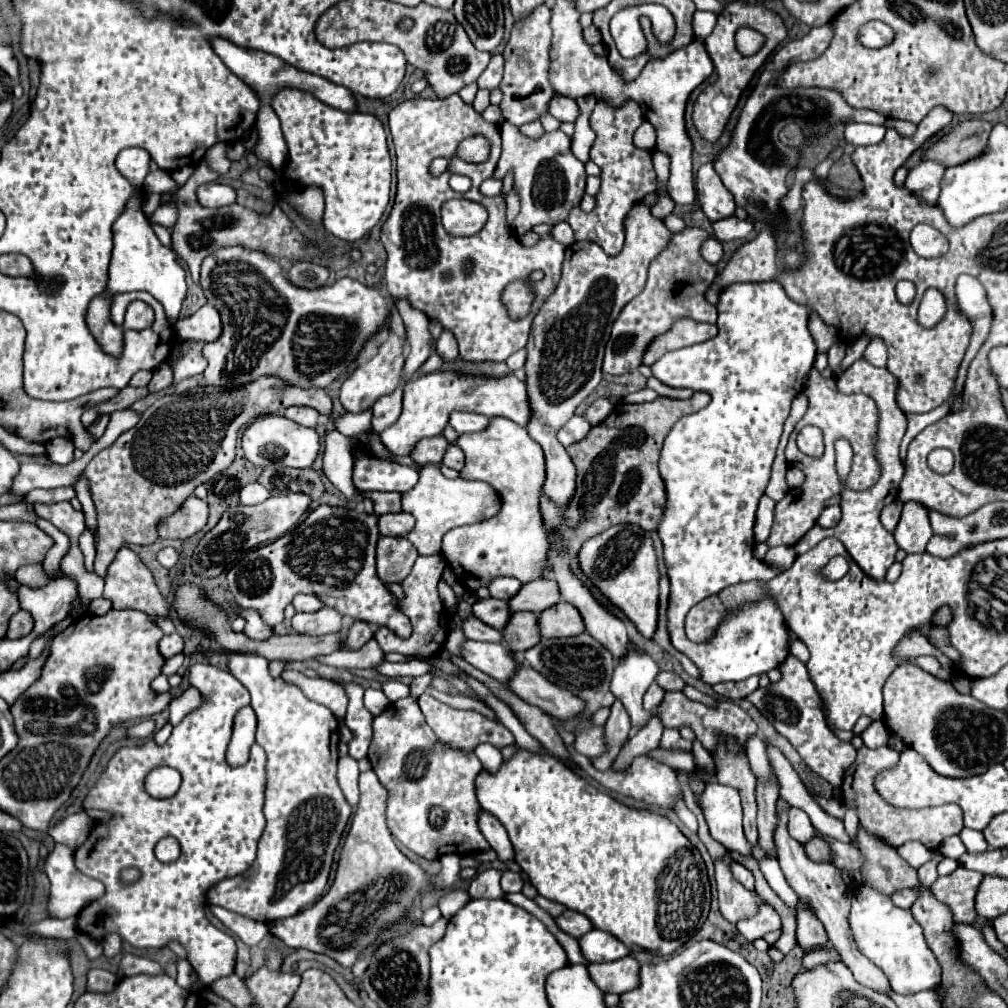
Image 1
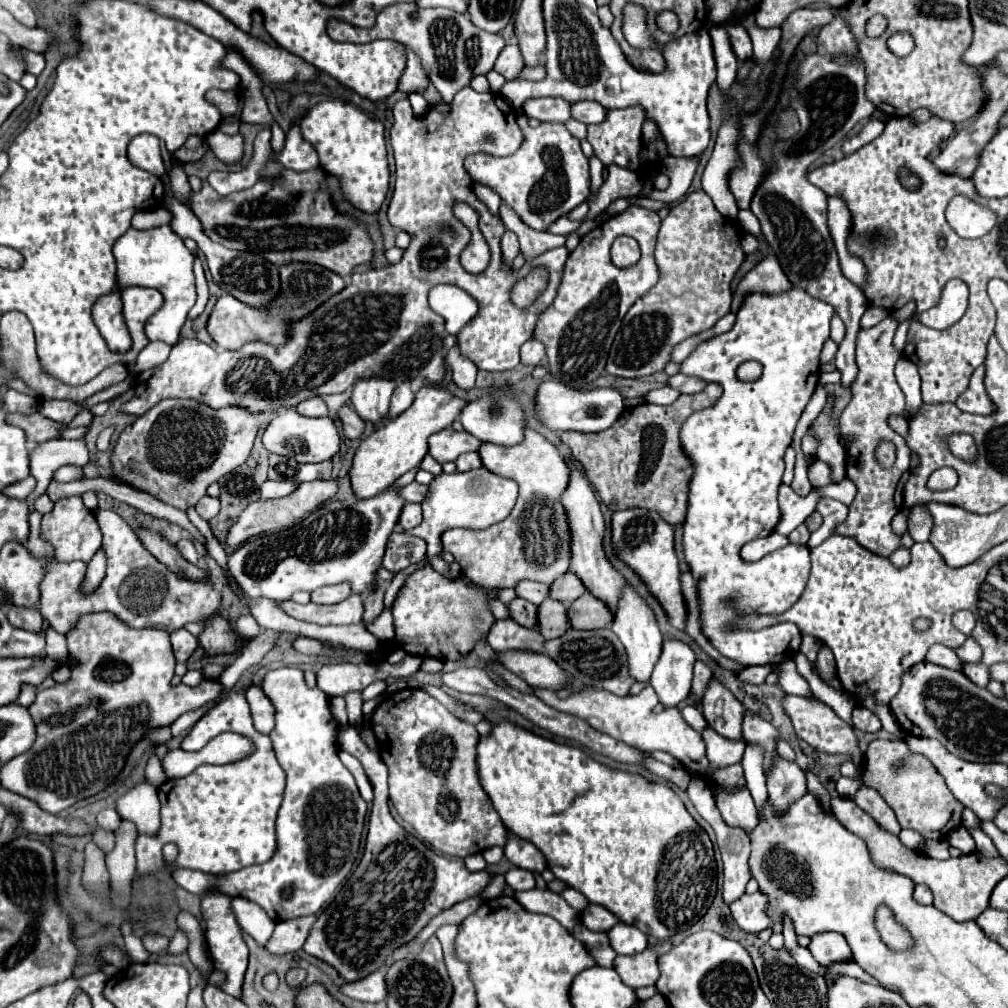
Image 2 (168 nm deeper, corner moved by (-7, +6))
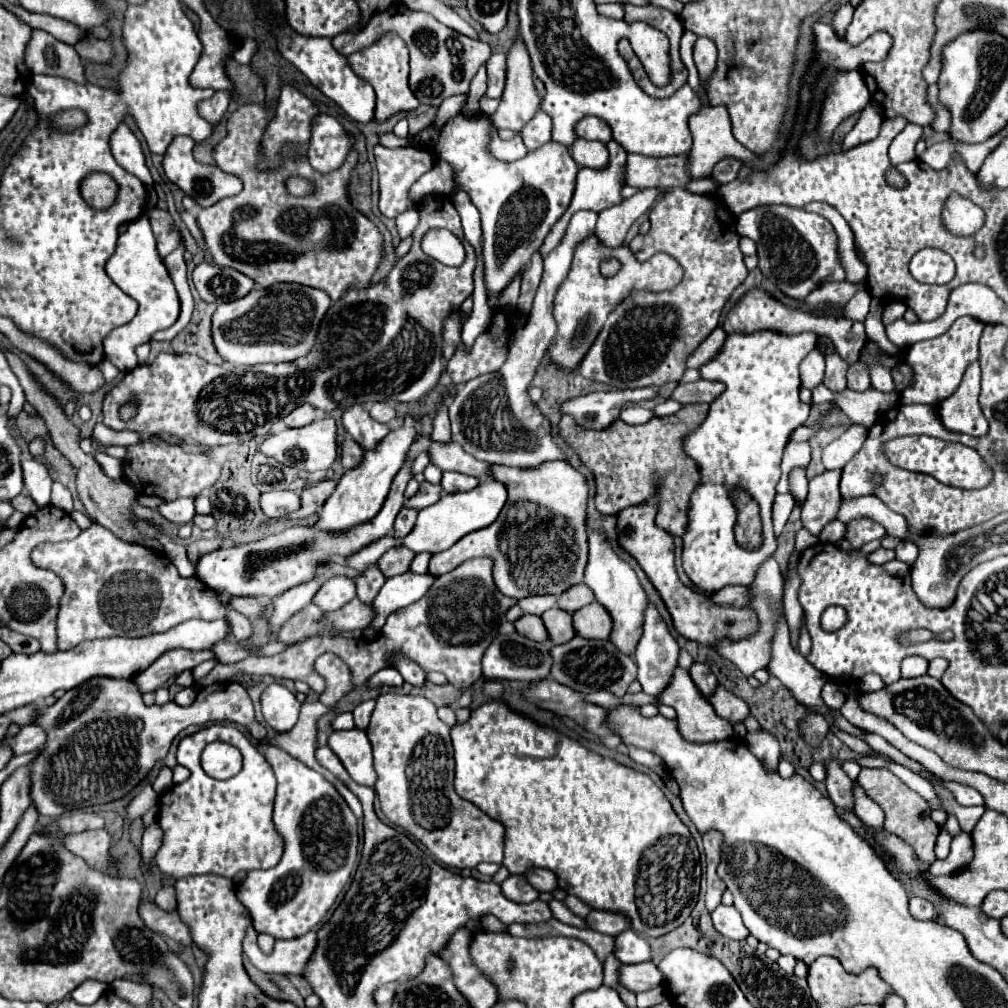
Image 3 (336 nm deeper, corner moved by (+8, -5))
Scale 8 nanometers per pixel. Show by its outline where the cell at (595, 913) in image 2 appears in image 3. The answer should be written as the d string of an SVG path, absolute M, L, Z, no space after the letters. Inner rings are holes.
M593 909L587 915L587 923L593 931L599 933L607 933L607 935L619 935L627 929L631 929L629 919L625 919L625 915L621 913L613 913L613 911L601 911L601 909Z

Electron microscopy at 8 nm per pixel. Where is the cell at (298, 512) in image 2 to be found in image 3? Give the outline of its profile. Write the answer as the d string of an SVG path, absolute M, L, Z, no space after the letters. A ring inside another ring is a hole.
M325 479L317 485L311 485L311 487L303 489L301 509L293 515L287 515L287 519L297 519L297 517L307 517L311 513L317 513L323 507L325 499L335 491L335 487L337 487L337 479Z

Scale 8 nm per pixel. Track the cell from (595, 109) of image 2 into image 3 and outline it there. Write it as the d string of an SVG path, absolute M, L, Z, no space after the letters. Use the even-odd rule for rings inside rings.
M585 117L581 119L581 123L577 125L577 135L583 139L597 139L603 143L609 143L611 137L611 127L599 119L599 117Z

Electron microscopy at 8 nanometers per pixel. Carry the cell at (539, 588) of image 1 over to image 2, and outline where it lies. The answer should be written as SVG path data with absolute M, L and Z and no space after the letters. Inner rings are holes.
M566 572L564 576L556 578L556 580L550 584L548 596L554 598L554 600L560 600L560 602L564 602L564 604L570 604L572 600L580 598L584 592L586 592L586 588L580 584L580 580L576 578L576 574Z

